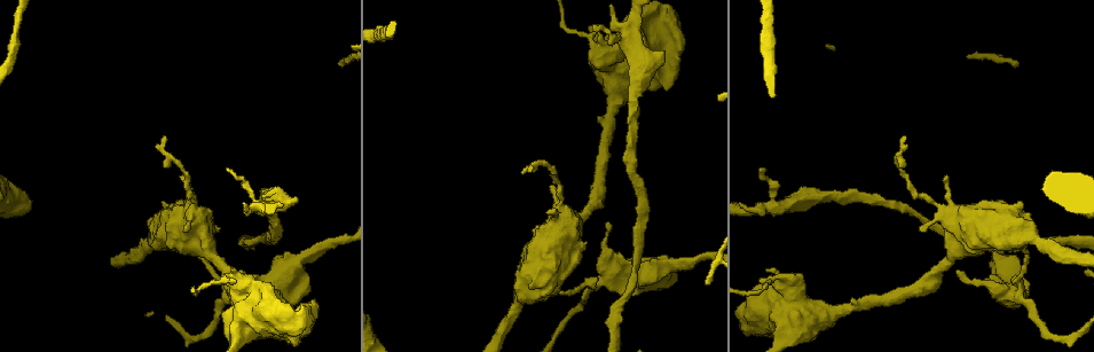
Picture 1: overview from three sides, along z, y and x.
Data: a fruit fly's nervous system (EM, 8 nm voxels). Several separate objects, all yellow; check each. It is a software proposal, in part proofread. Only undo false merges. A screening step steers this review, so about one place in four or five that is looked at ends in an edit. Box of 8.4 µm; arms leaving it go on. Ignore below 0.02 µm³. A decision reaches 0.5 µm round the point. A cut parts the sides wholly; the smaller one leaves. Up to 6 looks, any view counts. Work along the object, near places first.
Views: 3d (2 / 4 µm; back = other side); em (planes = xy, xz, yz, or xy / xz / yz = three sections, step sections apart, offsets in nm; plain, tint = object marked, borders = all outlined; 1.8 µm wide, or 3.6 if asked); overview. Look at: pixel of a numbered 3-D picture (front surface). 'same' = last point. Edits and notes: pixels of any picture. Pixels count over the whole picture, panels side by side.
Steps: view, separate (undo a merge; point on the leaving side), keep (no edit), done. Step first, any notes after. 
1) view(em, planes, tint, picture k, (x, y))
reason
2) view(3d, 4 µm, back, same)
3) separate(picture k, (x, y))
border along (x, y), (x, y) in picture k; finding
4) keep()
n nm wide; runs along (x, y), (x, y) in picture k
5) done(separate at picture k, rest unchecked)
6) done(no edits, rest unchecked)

view(3d, 4 µm, picture 1, (605, 54))
sudden change in width

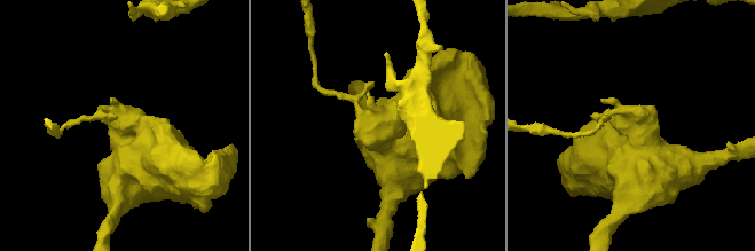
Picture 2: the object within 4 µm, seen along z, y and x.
view(em, 3.6 µm, yz, step 4, tint, picture 2, (119, 119))

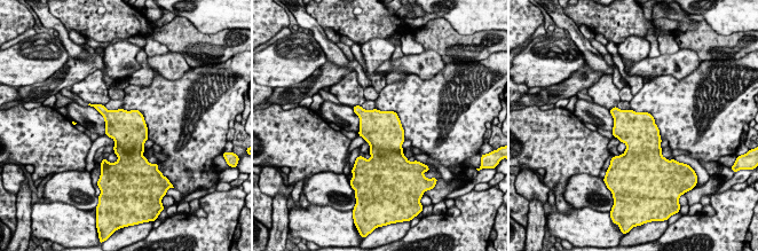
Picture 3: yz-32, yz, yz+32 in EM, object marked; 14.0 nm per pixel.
keep()
continuous, no second neuron

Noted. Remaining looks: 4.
view(em, xy, step 16, plain, picture 1, (1022, 289))
thin arm on a thick one

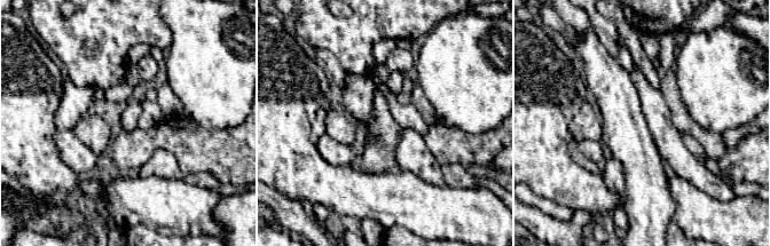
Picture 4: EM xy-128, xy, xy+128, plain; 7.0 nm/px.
view(em, xy, step 16, tint, same)

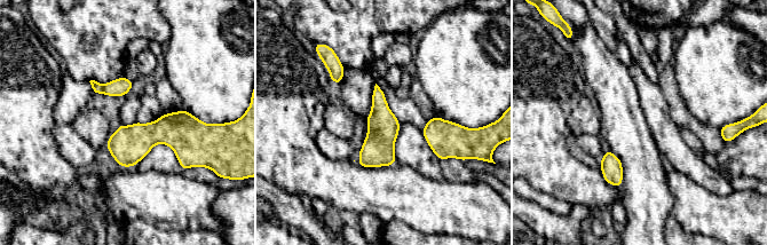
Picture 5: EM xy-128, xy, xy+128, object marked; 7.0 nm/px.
separate(picture 5, (119, 87))
border along (102, 86), (103, 93) in picture 5; two neurons meet here

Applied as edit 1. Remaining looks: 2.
view(3d, 2 µm, picture 1, (813, 196))

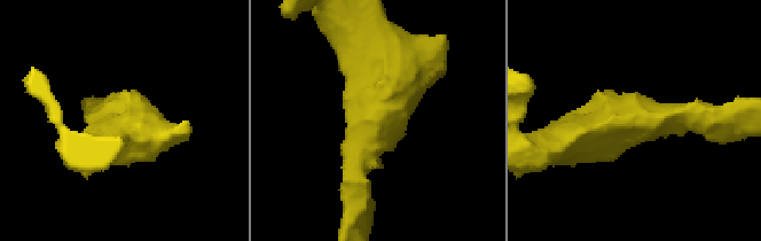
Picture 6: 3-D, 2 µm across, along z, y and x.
view(em, 3.6 µm, planes, borders, picture 6, (375, 124))
now the EM

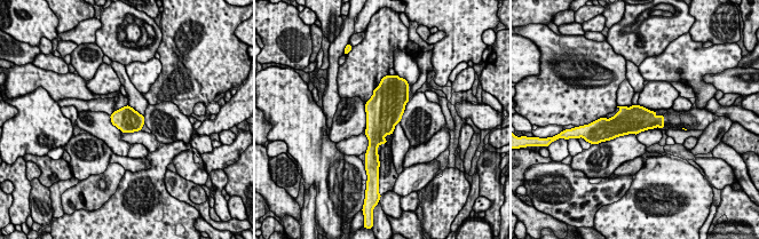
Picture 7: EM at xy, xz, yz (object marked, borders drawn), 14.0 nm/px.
keep()
continuous, no second neuron

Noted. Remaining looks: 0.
done(separate at picture 5, rest unchecked)

